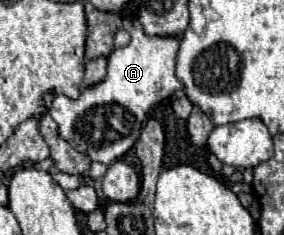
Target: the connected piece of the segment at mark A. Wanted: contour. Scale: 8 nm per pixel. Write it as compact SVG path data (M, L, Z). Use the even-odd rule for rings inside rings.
M136 17L124 18L123 28L130 33L130 43L126 47L114 49L108 55L106 77L100 83L82 87L78 99L70 99L66 95L56 95L54 103L50 107L50 115L58 123L58 135L64 141L68 141L74 149L78 149L80 153L86 153L90 157L90 161L100 161L104 165L110 165L112 161L120 159L134 145L134 141L140 135L140 127L142 127L142 121L146 119L146 113L156 103L170 97L174 91L182 89L182 83L174 75L174 63L176 63L176 51L178 51L180 37L148 37L142 33L140 21ZM108 103L116 103L134 115L134 119L136 119L134 131L122 139L112 141L112 143L108 141L106 145L92 145L90 139L78 139L76 137L76 119L80 115L84 115L90 107L108 105ZM98 147L106 147L106 149L98 149Z

